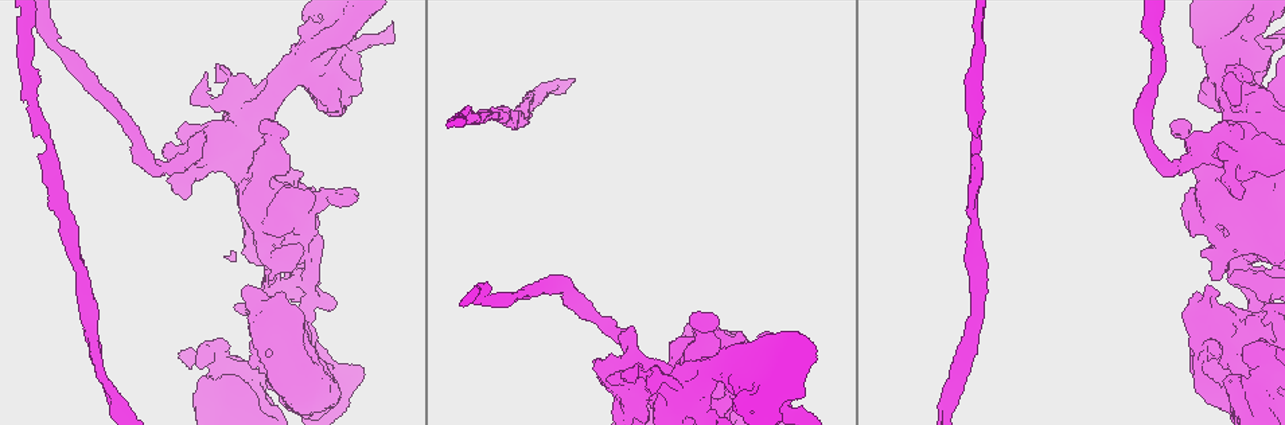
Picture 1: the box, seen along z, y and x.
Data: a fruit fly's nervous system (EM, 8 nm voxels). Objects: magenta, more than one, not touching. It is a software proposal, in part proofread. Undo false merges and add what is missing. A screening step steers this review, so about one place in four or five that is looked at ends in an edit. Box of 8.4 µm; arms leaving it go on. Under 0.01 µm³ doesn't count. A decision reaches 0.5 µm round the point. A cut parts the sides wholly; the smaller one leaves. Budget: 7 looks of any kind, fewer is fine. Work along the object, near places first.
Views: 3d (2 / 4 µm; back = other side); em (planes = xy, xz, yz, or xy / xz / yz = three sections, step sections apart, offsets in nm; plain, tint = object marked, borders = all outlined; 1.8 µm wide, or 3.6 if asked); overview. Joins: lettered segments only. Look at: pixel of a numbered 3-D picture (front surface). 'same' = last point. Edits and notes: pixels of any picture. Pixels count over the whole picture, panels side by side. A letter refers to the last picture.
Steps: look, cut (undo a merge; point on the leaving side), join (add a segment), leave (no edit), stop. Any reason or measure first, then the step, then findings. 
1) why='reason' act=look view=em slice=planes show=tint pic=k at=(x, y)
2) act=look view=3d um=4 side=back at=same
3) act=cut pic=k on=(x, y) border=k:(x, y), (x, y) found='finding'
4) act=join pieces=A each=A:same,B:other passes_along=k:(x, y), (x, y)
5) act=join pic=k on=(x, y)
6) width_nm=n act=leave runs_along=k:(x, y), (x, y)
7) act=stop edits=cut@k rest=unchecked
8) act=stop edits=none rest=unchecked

why='sharp bend' act=look view=em um=3.6 slice=planes show=borders pic=1 at=(1246, 92)

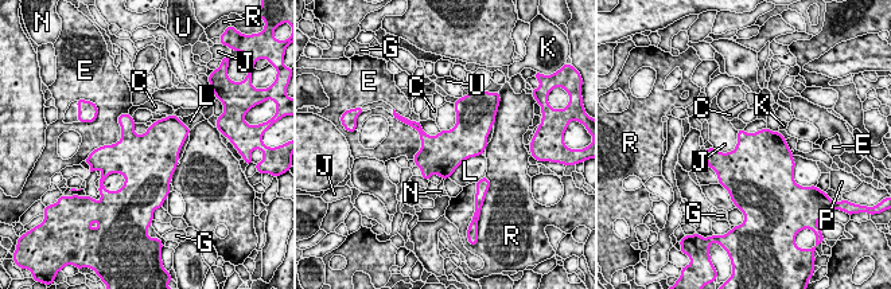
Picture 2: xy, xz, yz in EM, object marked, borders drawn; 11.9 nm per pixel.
act=leave each=C:other,E:other,G:other,J:other,K:other,L:other,N:other,P:other,R:other,U:other border=2:(738, 131), (732, 149), (714, 148) found='one cell here'

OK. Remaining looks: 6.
why='abrupt turn' act=look view=3d um=2 side=back pic=1 at=(312, 295)

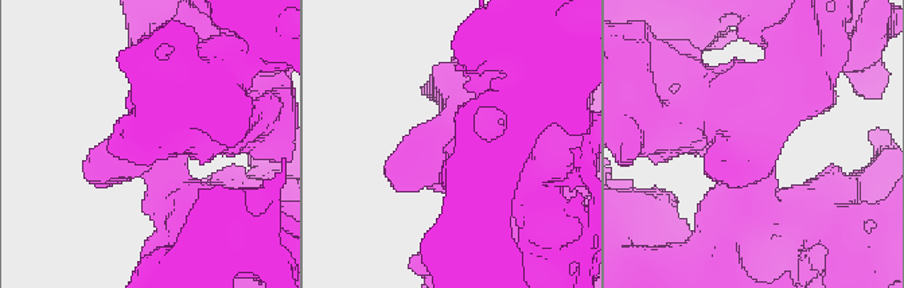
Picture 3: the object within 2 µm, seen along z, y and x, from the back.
why='now the EM' act=look view=em slice=xz step=8 show=tint pic=3 at=(750, 148)

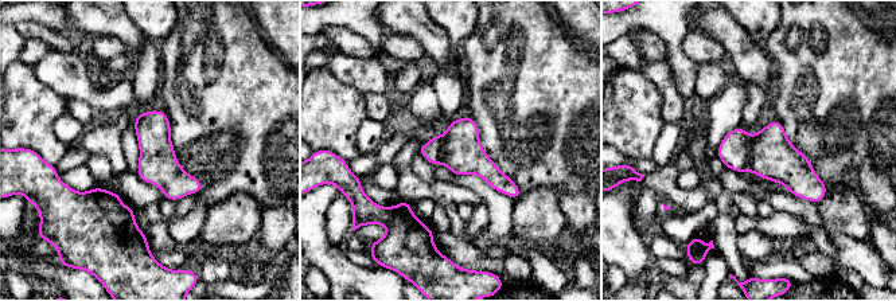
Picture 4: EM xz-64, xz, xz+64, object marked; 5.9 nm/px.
why='cut it another way' act=look view=em slice=planes show=borders at=same

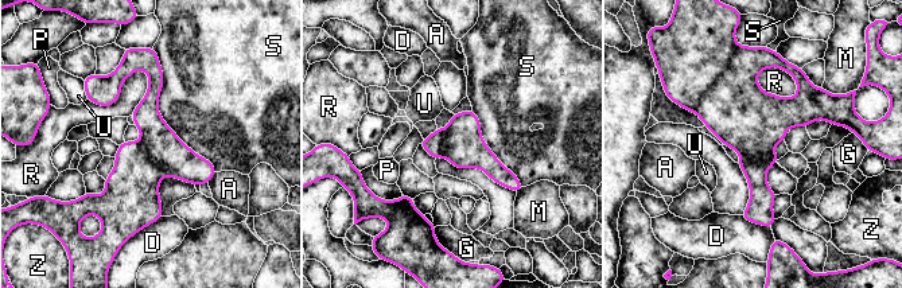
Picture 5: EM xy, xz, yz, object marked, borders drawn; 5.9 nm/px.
act=leave each=A:other,D:other,G:other,M:other,P:other,R:other,S:other,U:other,Z:other border=5:(155, 51), (160, 117), (217, 171) found='continuous, no second cell'

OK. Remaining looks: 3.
act=look view=3d um=4 pic=1 at=(1232, 207)

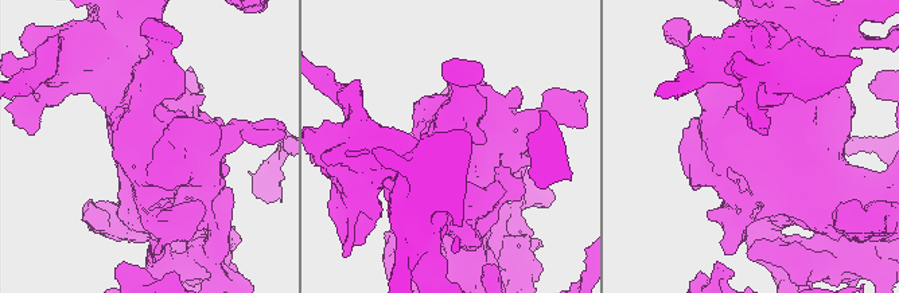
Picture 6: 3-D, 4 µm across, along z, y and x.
act=look view=em um=3.6 slice=planes show=plain pic=6 at=(749, 148)

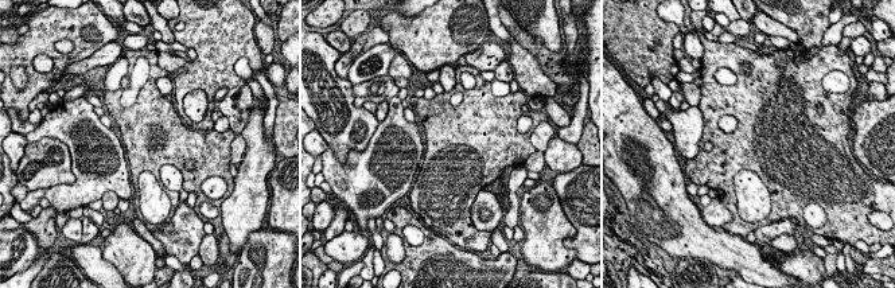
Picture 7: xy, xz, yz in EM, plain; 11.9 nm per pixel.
why='what lies round it' act=look view=em um=3.6 slice=planes show=borders at=same

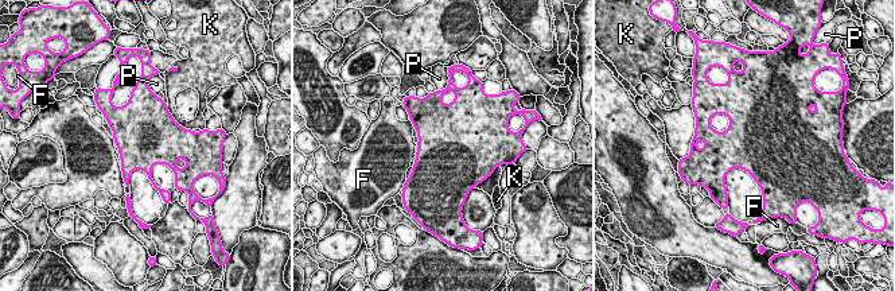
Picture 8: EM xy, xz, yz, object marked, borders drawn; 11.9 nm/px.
act=leave each=F:other,K:other,P:other found='continuous, no second cell'

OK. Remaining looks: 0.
act=stop edits=none rest=unchecked

